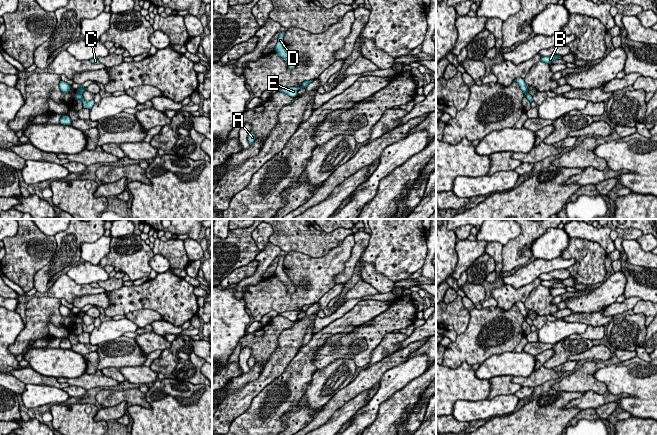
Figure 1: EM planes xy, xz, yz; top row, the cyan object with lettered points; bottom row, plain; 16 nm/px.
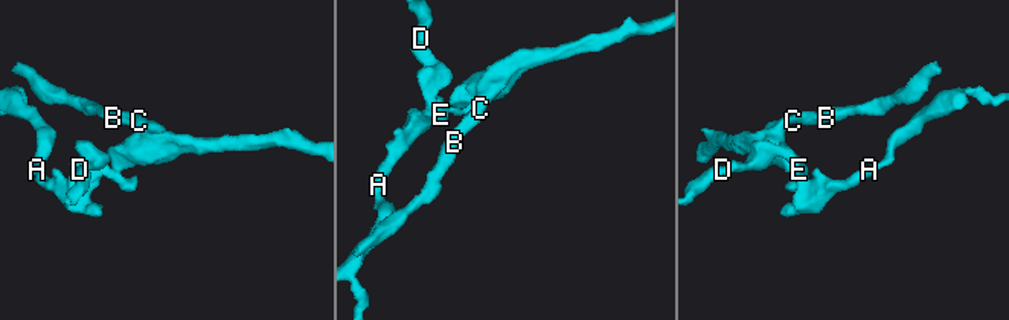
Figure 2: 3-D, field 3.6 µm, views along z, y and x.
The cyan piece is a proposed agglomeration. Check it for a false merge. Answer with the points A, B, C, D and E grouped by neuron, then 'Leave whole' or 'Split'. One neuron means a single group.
Groups: A D E / B C. Split

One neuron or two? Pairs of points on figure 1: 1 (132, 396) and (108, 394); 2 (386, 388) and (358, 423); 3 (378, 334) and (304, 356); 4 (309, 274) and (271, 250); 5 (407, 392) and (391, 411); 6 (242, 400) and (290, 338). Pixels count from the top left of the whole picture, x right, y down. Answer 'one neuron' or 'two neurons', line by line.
1: one neuron
2: one neuron
3: two neurons
4: two neurons
5: one neuron
6: one neuron

